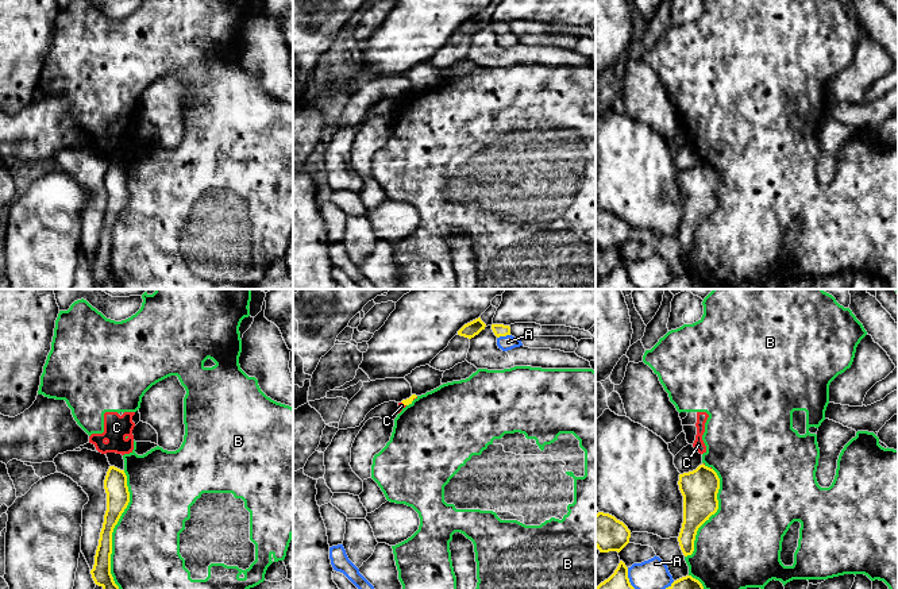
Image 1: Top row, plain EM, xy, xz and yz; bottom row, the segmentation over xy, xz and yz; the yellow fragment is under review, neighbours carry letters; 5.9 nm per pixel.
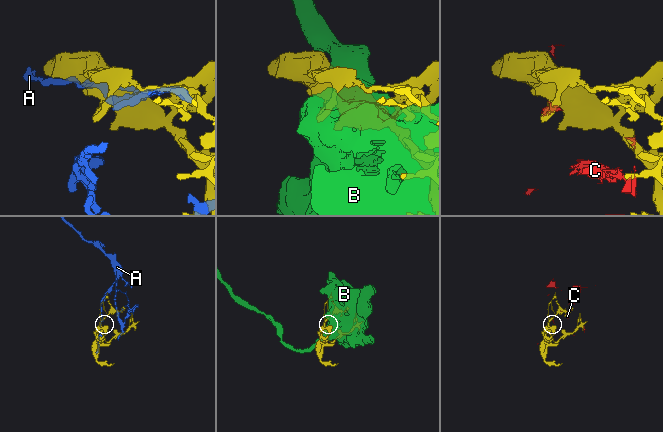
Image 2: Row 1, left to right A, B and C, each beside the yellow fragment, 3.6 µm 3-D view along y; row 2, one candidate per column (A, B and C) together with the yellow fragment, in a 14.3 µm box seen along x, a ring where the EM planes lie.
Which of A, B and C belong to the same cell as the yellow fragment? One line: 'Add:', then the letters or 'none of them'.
Add: none of them

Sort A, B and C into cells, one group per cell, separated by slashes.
A / B C

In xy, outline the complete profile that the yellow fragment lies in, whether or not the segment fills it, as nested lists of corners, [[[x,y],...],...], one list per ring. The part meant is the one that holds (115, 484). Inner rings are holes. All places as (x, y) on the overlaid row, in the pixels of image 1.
[[[109,466],[104,480],[104,489],[107,493],[107,511],[90,574],[95,584],[103,589],[119,589],[111,574],[111,554],[113,528],[130,503],[130,492],[124,470]]]

